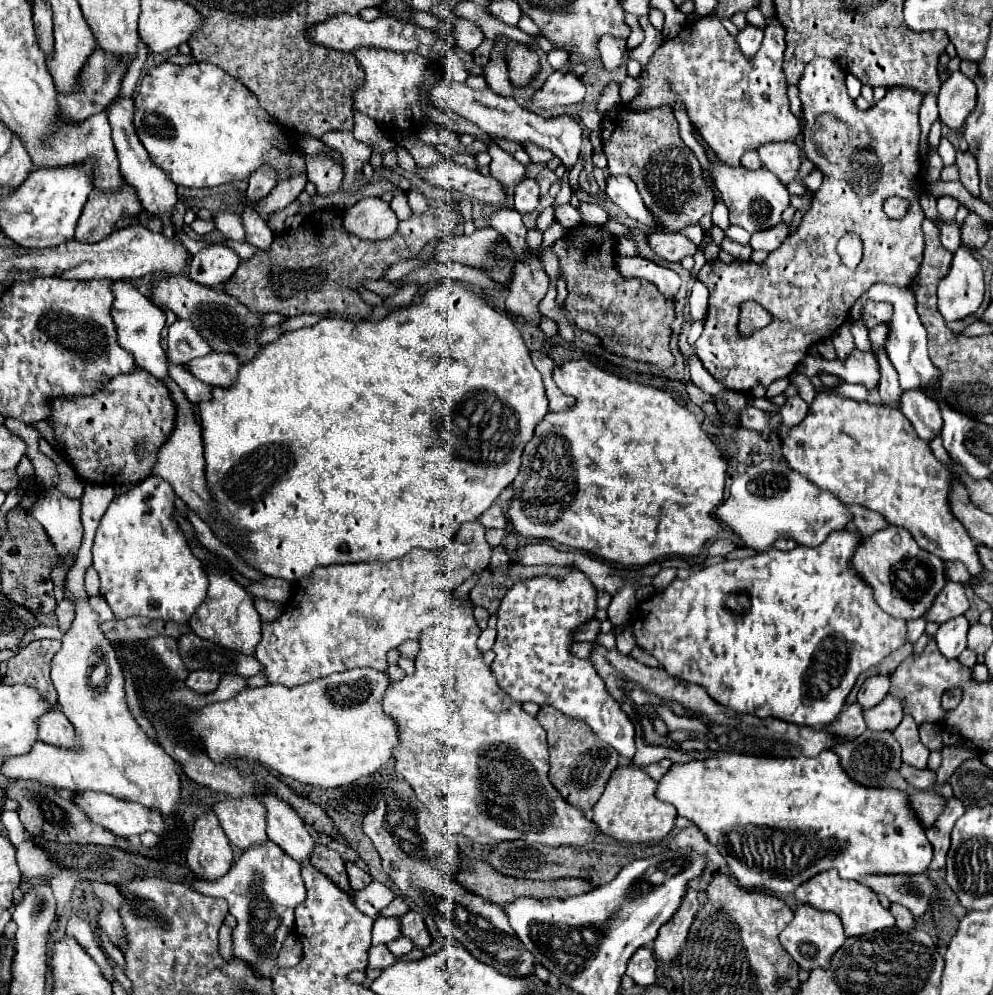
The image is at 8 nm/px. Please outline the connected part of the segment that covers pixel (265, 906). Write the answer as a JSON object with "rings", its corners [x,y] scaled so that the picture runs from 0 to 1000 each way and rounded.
{"rings":[[[269,844],[269,848],[257,850],[255,854],[245,856],[245,860],[221,884],[217,884],[217,886],[198,884],[192,890],[196,894],[200,894],[202,898],[223,901],[225,905],[229,905],[231,919],[237,921],[237,925],[239,925],[239,931],[235,933],[235,963],[239,963],[239,965],[247,967],[249,971],[253,971],[253,975],[257,975],[257,979],[261,979],[261,981],[273,981],[277,971],[279,971],[281,955],[283,955],[291,935],[295,933],[295,927],[297,927],[295,917],[297,917],[299,909],[303,909],[307,905],[307,888],[303,884],[303,870],[301,870],[301,866],[297,866],[295,862],[285,858],[285,854],[281,854],[281,850],[275,850]]]}

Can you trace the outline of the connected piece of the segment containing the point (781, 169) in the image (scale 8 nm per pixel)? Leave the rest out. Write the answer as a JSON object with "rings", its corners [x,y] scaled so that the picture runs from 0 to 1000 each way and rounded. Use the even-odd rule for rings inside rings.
{"rings":[[[774,143],[766,147],[764,159],[772,171],[776,171],[789,185],[795,185],[803,179],[803,171],[807,167],[805,155],[807,151],[799,143]]]}

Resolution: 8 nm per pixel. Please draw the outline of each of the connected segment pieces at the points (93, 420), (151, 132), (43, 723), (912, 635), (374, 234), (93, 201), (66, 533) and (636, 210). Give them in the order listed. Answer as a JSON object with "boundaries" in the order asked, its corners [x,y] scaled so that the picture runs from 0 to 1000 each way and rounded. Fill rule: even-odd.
{"boundaries":[[[[136,368],[134,376],[116,378],[94,398],[67,398],[51,402],[51,422],[59,448],[67,454],[84,484],[128,488],[144,484],[152,476],[162,446],[172,438],[172,432],[176,432],[176,406],[160,380]]],[[[164,62],[150,68],[136,96],[134,125],[142,145],[150,153],[152,163],[166,171],[178,187],[212,189],[231,183],[245,183],[263,167],[275,167],[281,173],[291,171],[293,177],[307,175],[307,155],[295,147],[287,131],[271,119],[259,96],[247,88],[245,82],[215,64],[200,62],[192,66],[178,66]]],[[[53,714],[39,722],[39,744],[59,752],[80,752],[74,728],[65,722],[63,716]]],[[[927,621],[913,625],[913,643],[921,645],[930,637],[930,633],[932,633],[932,625]]],[[[368,199],[347,211],[345,229],[366,241],[386,241],[398,235],[400,217],[384,199]]],[[[126,185],[118,193],[98,193],[94,191],[84,207],[76,229],[78,243],[100,243],[116,231],[116,223],[124,215],[140,215],[142,205],[136,191]]],[[[49,490],[39,496],[37,505],[29,513],[29,517],[45,531],[59,561],[59,569],[65,565],[67,557],[72,557],[76,563],[82,551],[84,527],[80,521],[80,513],[81,502],[67,501],[57,490]]],[[[613,177],[609,195],[613,197],[613,201],[617,201],[637,221],[641,221],[650,227],[658,227],[662,231],[670,231],[668,225],[660,223],[658,215],[650,209],[650,205],[648,205],[639,185],[635,183],[635,179],[631,179],[631,177]]]]}

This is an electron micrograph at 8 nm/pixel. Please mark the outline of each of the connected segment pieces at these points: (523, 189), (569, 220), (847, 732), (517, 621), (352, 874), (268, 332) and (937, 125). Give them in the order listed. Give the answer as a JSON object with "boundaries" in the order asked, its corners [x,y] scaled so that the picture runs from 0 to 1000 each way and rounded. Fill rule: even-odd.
{"boundaries":[[[[529,179],[519,189],[519,211],[525,215],[533,215],[543,205],[543,187],[539,181]]],[[[567,205],[567,207],[559,209],[559,221],[569,229],[579,229],[579,227],[583,227],[585,217],[575,205]]],[[[865,708],[859,710],[851,710],[849,716],[845,718],[845,722],[831,730],[839,740],[847,742],[847,744],[859,744],[863,740],[867,740],[871,736],[871,724],[869,724],[869,714]]],[[[575,571],[567,583],[547,579],[519,587],[509,597],[501,615],[501,643],[496,649],[501,659],[494,673],[503,689],[519,706],[553,708],[567,718],[587,722],[607,746],[617,750],[625,760],[637,762],[639,732],[635,724],[611,697],[595,663],[585,663],[573,655],[575,637],[599,617],[599,597],[599,589],[581,571]]],[[[349,866],[347,870],[349,870],[349,878],[351,878],[351,886],[353,886],[353,892],[355,894],[366,894],[368,890],[374,888],[376,882],[368,874],[360,872],[355,866]]],[[[283,326],[269,330],[261,337],[261,347],[267,348],[268,346],[275,344],[283,336],[285,336],[285,330],[283,330]]],[[[944,120],[938,127],[937,133],[935,135],[935,151],[944,150],[948,140],[948,129],[949,125]]]]}

